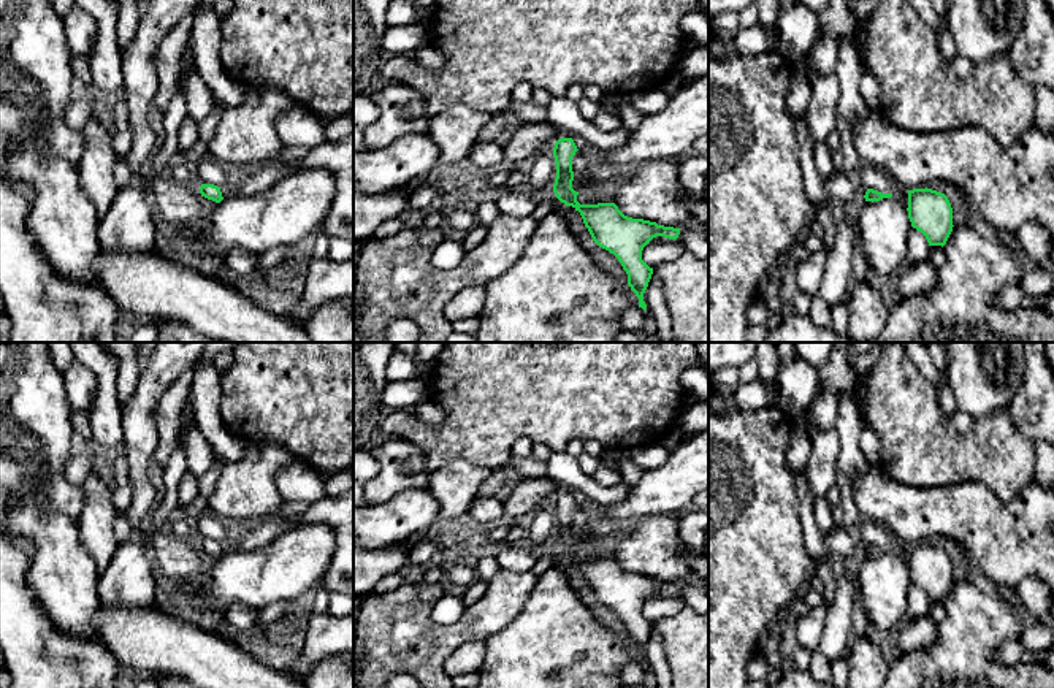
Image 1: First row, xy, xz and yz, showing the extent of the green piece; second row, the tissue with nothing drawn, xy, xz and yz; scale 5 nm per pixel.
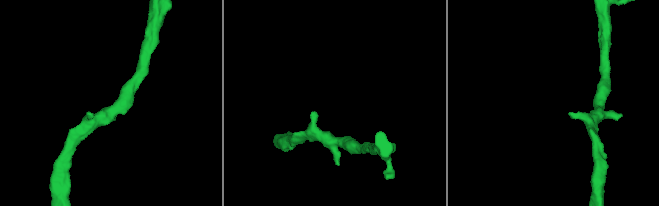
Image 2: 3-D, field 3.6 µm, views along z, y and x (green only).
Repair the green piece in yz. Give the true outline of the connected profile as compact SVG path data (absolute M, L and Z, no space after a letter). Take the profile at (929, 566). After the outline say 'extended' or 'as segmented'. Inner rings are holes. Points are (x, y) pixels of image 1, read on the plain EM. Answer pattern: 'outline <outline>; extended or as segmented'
outline M932 544L908 545L908 574L929 601L945 601L953 587L953 563L948 552Z; as segmented

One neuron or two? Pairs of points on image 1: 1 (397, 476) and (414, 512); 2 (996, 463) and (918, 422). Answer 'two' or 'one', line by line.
1: two
2: one

